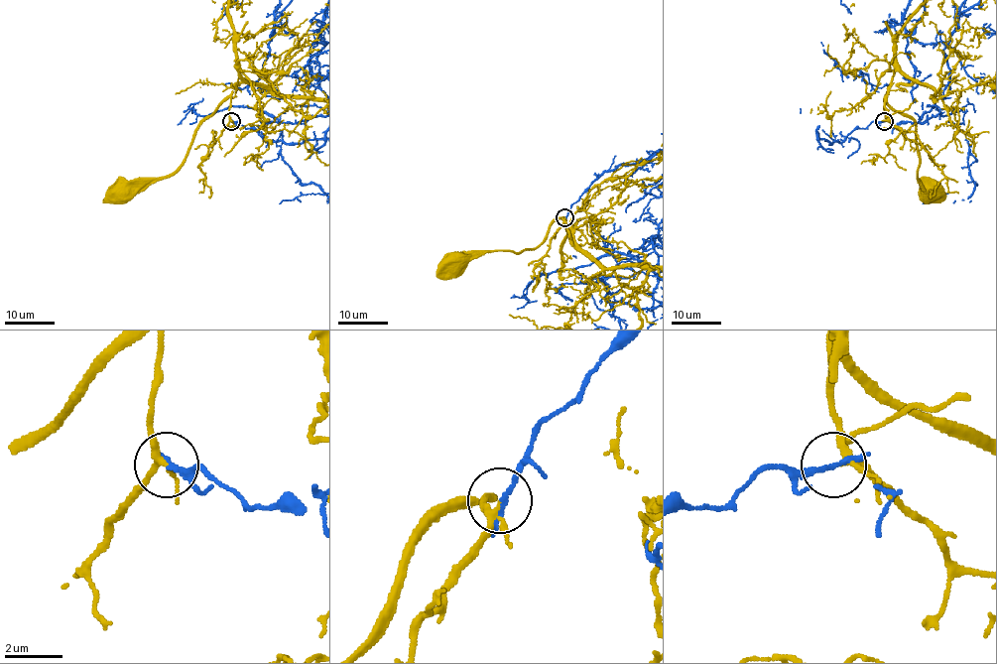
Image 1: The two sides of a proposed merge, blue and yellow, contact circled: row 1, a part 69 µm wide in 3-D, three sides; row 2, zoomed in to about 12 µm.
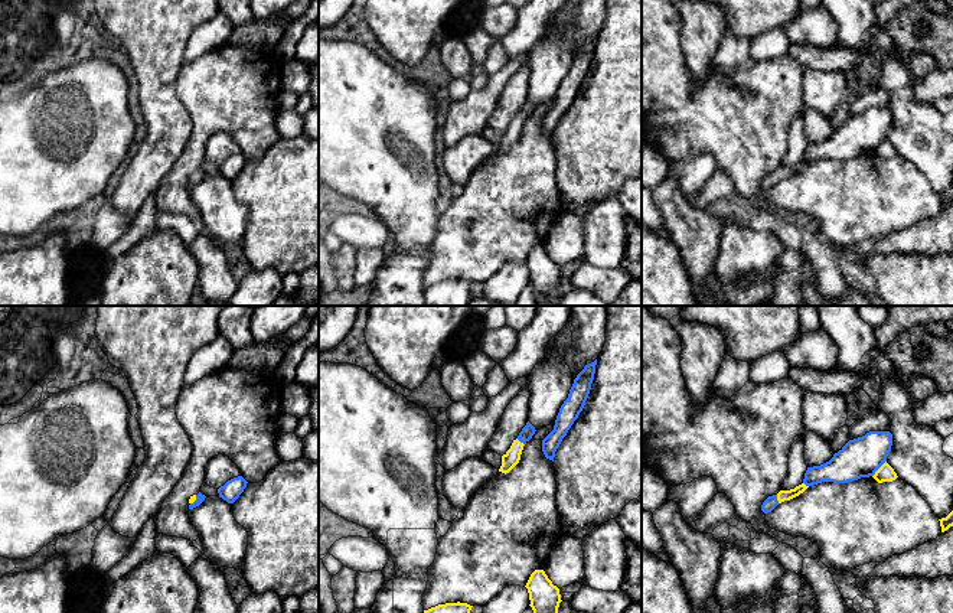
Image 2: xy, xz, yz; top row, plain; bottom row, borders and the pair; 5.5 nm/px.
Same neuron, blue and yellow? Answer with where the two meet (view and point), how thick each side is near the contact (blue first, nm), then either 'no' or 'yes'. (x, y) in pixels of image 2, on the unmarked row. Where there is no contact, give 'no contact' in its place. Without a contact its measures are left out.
yz (878, 144) | 220/100 nm | no

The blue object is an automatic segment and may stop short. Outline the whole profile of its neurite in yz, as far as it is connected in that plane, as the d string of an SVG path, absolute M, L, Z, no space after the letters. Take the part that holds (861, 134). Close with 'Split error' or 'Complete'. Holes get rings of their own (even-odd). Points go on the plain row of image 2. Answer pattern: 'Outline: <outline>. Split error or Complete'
Outline: M869 108L849 117L829 138L807 144L803 160L806 163L822 159L848 160L874 153L887 138L891 123L892 111L890 108Z. Complete

